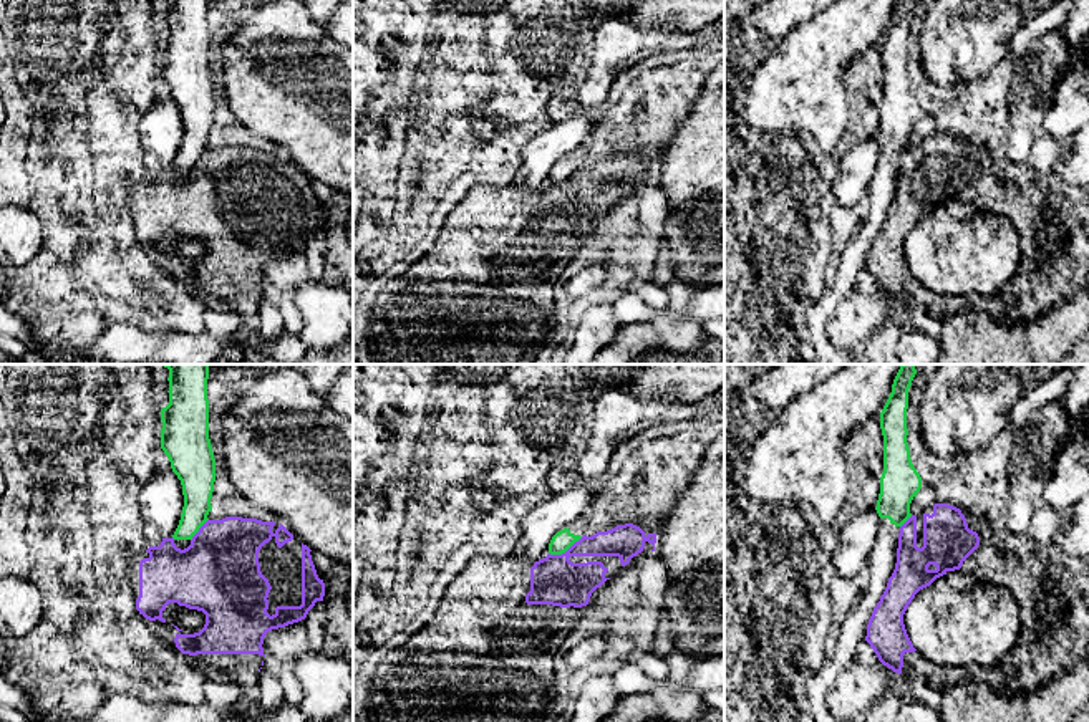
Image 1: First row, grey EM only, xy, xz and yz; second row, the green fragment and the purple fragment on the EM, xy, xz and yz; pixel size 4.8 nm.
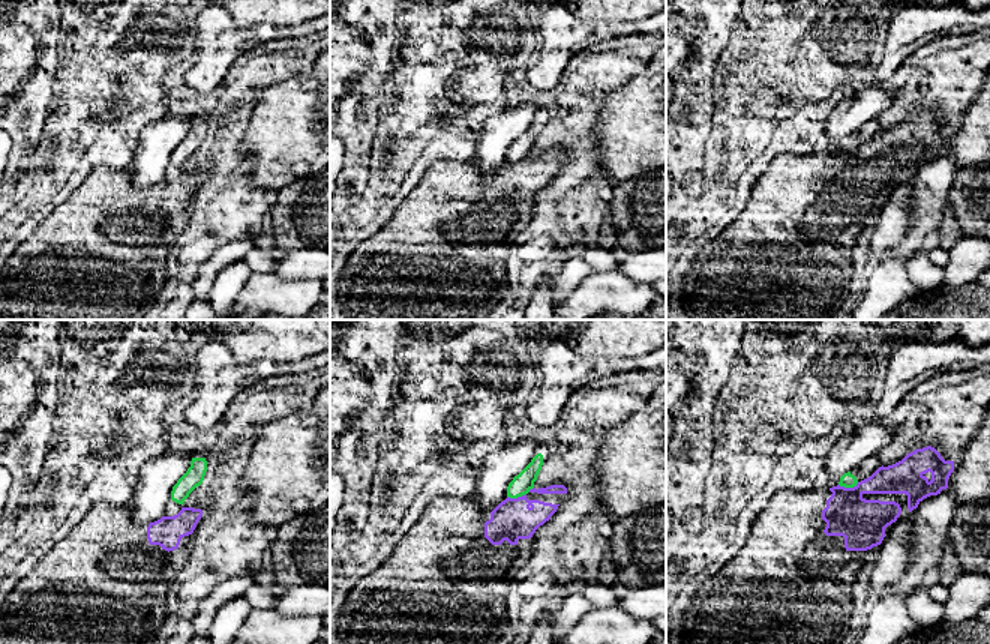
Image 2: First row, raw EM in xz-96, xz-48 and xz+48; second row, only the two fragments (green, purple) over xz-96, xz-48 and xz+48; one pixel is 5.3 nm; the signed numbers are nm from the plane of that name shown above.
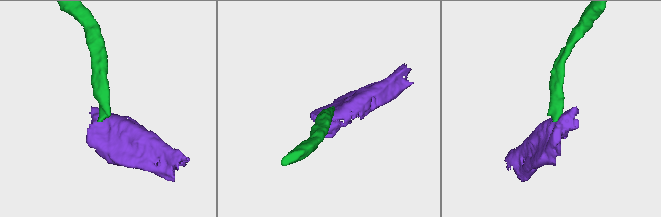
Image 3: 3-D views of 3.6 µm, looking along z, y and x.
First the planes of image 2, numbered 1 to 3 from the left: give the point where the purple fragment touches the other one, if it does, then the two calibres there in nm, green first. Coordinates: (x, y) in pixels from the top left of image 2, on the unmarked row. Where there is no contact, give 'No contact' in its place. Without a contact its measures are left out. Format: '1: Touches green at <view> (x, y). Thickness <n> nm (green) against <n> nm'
1: No contact
2: Touches green at xz-48 (516, 161). Thickness 110 nm (green) against 220 nm
3: Touches green at xz+48 (848, 150). Thickness 80 nm (green) against 240 nm

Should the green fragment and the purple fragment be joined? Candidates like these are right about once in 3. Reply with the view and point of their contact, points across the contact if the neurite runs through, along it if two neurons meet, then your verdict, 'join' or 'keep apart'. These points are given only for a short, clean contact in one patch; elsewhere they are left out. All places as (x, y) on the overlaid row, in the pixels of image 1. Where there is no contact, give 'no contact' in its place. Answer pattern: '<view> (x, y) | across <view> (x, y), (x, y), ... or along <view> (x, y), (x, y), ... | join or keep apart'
xz (566, 550) | along xz (582, 537), (564, 552), (549, 553) | keep apart

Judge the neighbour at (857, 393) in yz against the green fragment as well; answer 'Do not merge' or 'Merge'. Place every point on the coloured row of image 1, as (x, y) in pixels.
Do not merge

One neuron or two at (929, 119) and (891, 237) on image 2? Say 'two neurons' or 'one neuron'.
two neurons

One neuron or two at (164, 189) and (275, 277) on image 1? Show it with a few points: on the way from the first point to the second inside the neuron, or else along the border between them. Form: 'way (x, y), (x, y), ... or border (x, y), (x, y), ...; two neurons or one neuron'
border (299, 249), (272, 257), (264, 267), (262, 282); two neurons

